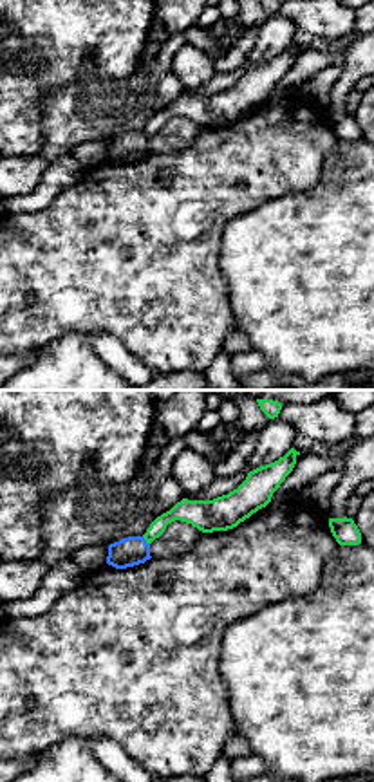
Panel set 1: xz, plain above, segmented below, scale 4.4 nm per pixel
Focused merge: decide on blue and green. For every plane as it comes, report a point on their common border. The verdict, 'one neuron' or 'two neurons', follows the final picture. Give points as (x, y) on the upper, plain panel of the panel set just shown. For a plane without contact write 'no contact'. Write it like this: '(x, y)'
(145, 136)

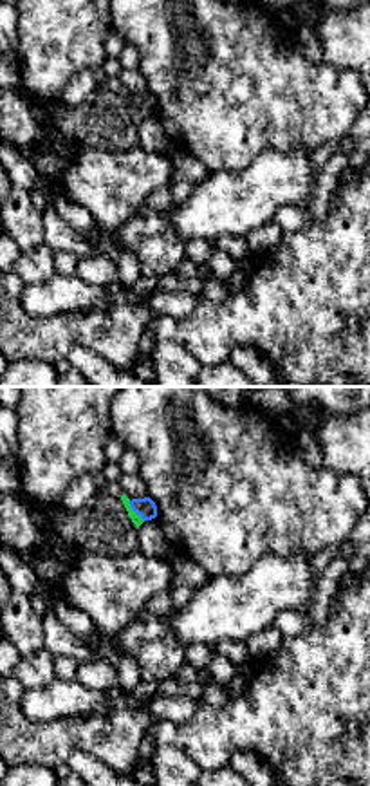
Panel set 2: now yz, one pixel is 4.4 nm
(134, 105)

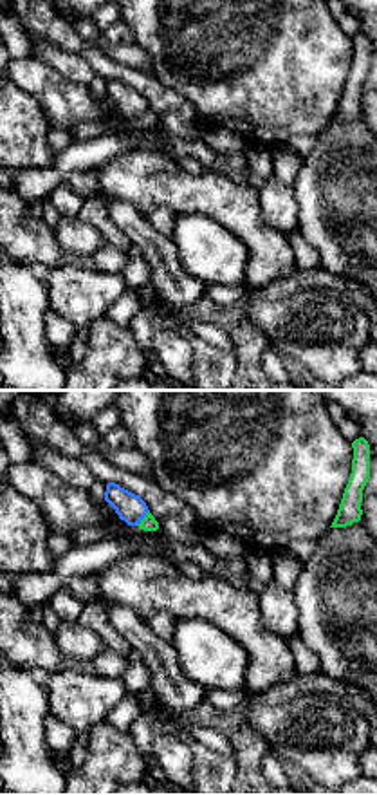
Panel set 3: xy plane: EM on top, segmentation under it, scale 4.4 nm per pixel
(143, 112)

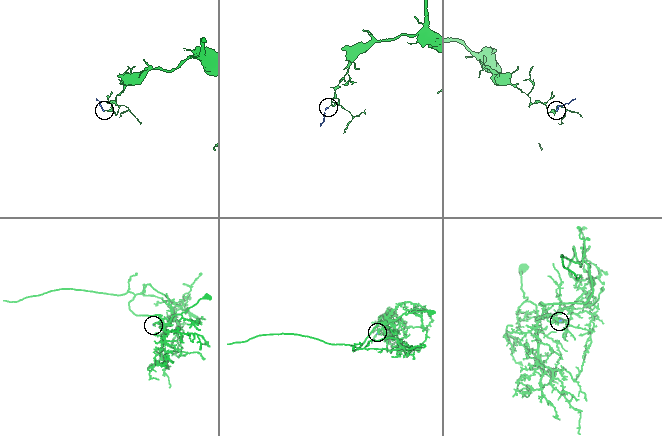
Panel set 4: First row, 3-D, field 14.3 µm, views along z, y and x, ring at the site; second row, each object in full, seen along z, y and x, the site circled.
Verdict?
two neurons

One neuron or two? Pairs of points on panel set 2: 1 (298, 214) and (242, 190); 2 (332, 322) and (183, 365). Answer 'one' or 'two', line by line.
1: two
2: two

